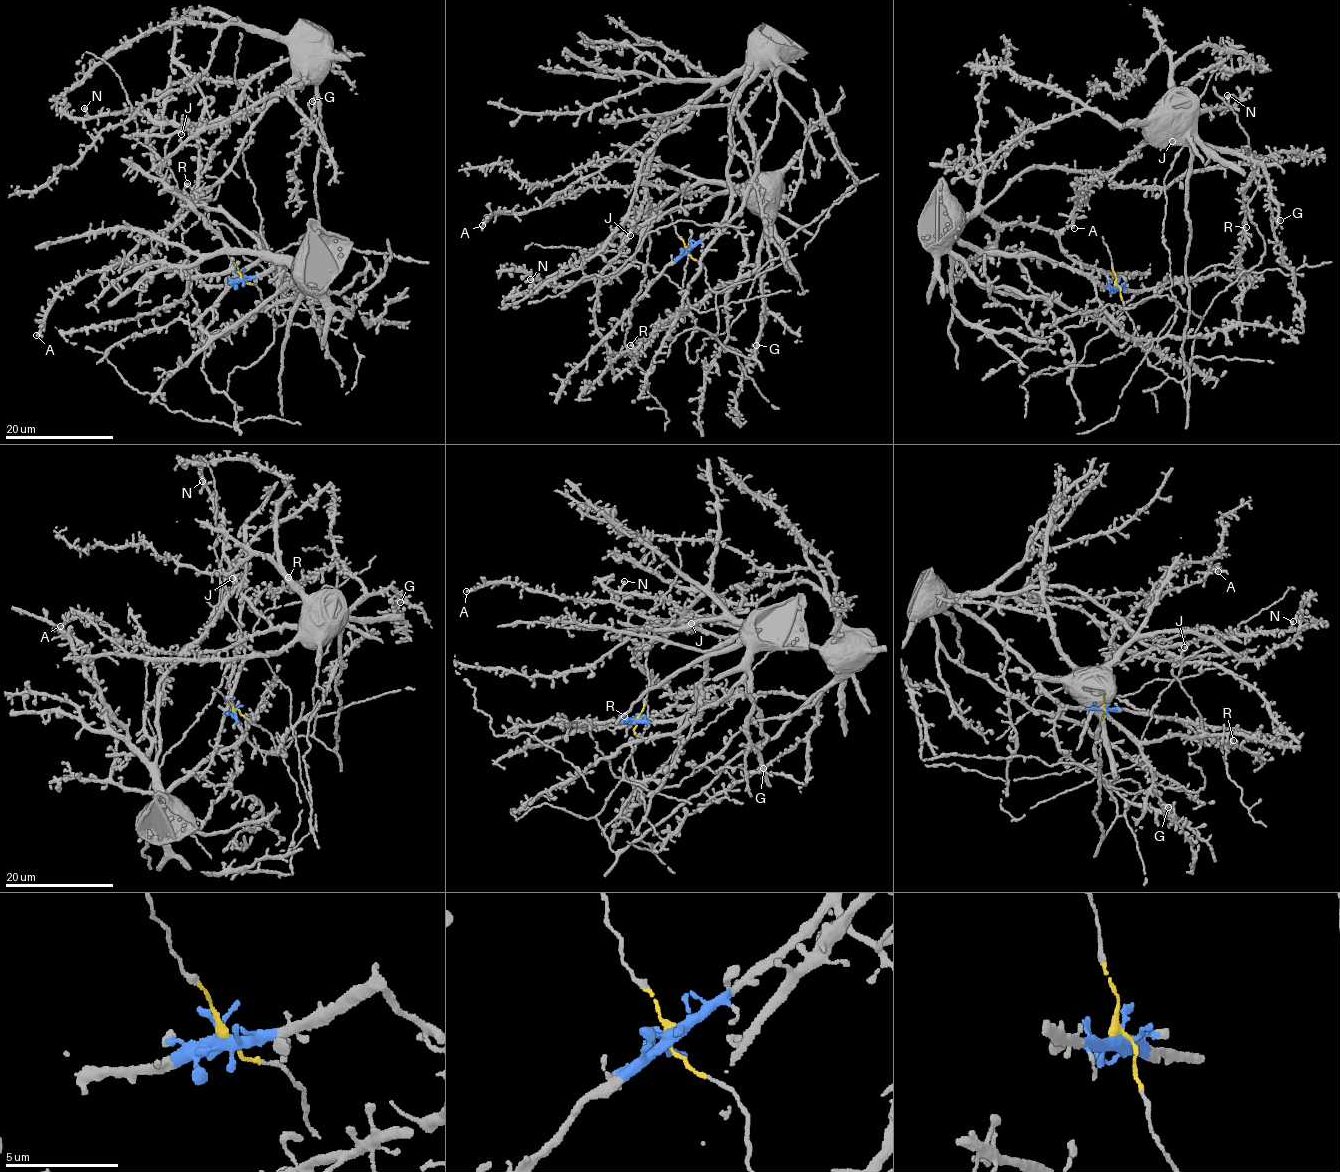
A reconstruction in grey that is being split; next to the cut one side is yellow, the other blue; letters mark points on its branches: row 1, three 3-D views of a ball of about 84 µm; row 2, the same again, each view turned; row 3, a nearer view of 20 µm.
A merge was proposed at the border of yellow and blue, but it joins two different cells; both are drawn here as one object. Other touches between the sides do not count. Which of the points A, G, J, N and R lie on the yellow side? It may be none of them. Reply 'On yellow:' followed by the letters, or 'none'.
On yellow: A, G, J, N, R

